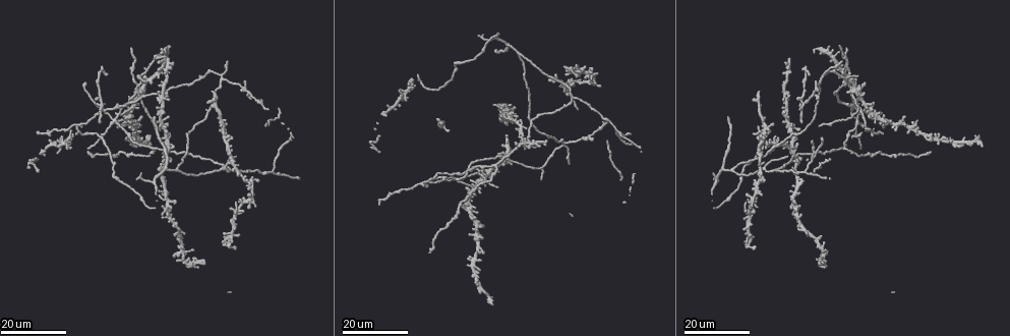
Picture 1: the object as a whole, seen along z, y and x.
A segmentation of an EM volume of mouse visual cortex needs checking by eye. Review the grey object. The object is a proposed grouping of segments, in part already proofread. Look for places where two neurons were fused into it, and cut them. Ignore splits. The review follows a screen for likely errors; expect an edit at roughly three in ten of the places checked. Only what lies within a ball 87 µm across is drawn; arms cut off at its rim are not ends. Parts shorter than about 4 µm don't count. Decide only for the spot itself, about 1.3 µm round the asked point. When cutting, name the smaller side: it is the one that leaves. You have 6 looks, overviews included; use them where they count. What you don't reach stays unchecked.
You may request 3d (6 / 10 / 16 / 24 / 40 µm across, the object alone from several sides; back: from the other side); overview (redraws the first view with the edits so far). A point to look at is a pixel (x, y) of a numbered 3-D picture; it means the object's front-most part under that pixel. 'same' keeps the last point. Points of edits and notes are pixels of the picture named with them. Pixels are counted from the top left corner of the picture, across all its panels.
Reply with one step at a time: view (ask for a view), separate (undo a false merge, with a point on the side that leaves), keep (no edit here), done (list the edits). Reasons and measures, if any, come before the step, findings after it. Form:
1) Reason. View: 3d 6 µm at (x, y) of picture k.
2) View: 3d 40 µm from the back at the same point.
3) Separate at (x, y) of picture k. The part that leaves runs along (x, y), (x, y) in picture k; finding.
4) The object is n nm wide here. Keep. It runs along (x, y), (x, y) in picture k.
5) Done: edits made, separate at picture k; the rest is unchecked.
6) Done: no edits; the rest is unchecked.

Branch point. View: 3d 24 µm at (813, 156) of picture 1.

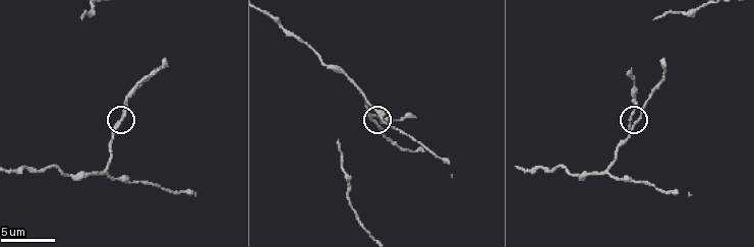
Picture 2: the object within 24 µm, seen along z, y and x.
View: 3d 10 µm at (636, 124) of picture 2.

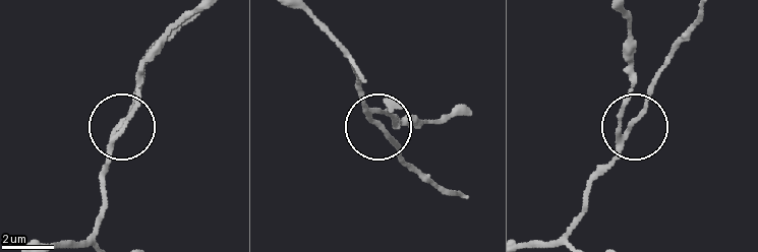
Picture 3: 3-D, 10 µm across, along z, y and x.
The side arm is 7 µm long. Separate at (130, 116) of picture 3. Two neurons meet here.

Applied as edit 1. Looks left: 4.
View: overview.

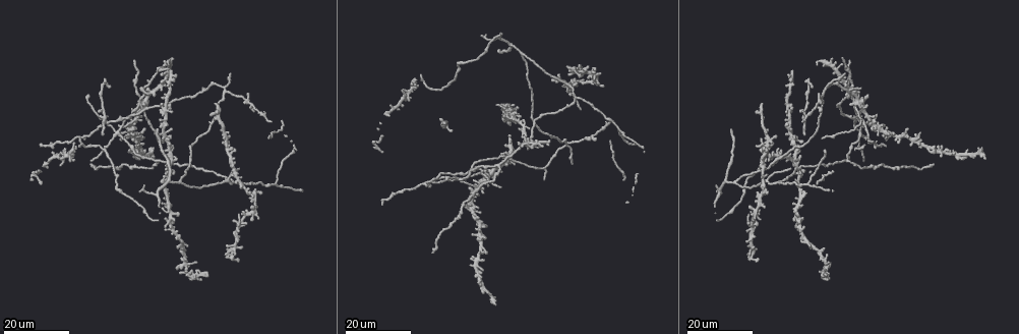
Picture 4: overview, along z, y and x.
Thin arm on a thick one. View: 3d 16 µm at (222, 87) of picture 4.

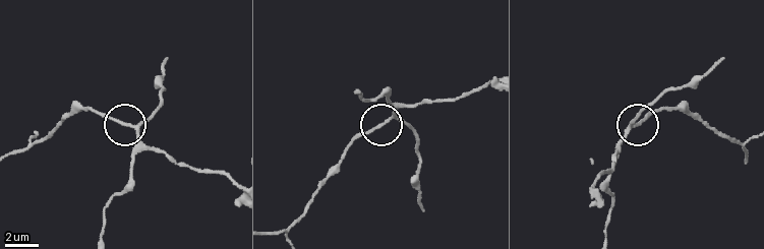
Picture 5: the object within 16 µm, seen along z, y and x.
Closer look. View: 3d 6 µm at (137, 127) of picture 5.

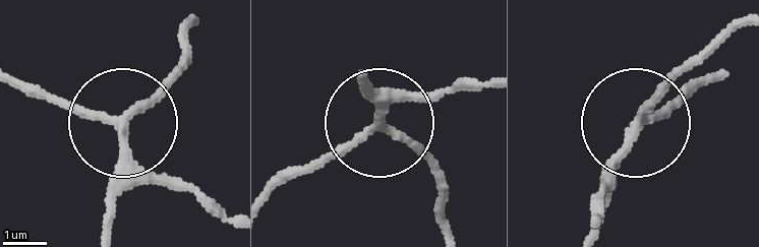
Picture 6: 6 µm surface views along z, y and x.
The side arm is 8 µm long. Keep. It runs along (363, 78), (373, 118), (447, 187) in picture 6; all the same neuron.

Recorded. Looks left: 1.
Done: edits made, separate at picture 3; the rest is unchecked.

